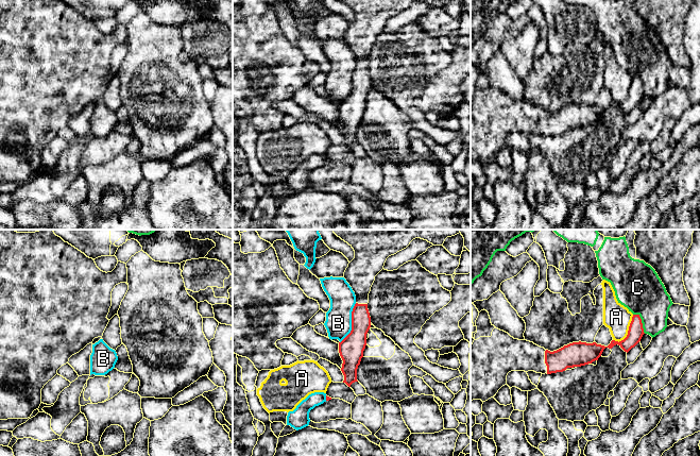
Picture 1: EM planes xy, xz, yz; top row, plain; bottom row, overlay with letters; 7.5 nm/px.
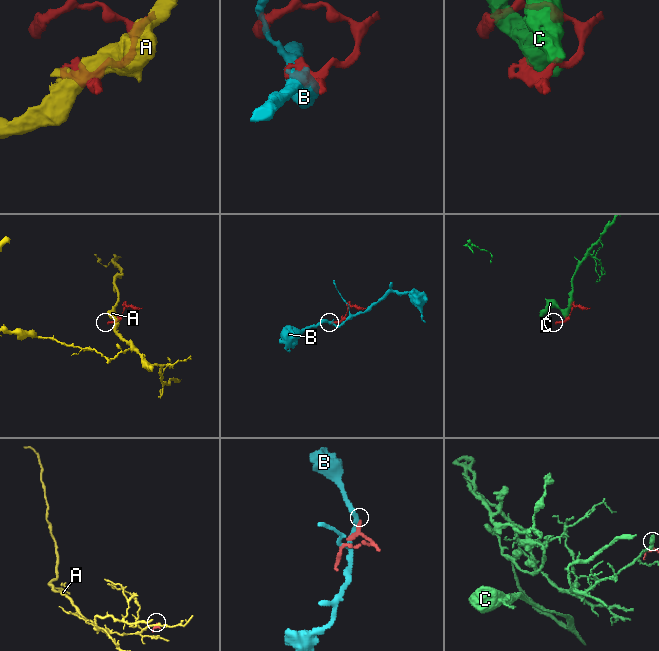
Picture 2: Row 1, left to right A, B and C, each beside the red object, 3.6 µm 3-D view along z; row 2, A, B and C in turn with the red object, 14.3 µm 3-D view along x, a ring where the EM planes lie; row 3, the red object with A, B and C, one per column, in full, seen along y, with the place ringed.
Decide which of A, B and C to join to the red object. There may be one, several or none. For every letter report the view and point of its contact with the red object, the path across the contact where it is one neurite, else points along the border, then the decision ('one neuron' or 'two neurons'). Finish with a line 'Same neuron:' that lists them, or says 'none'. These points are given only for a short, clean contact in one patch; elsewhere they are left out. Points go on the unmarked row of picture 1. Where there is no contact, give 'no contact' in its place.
A: yz (628, 94) | two neurons
B: xz (352, 85) | two neurons
C: yz (641, 84) | two neurons
Same neuron: none

